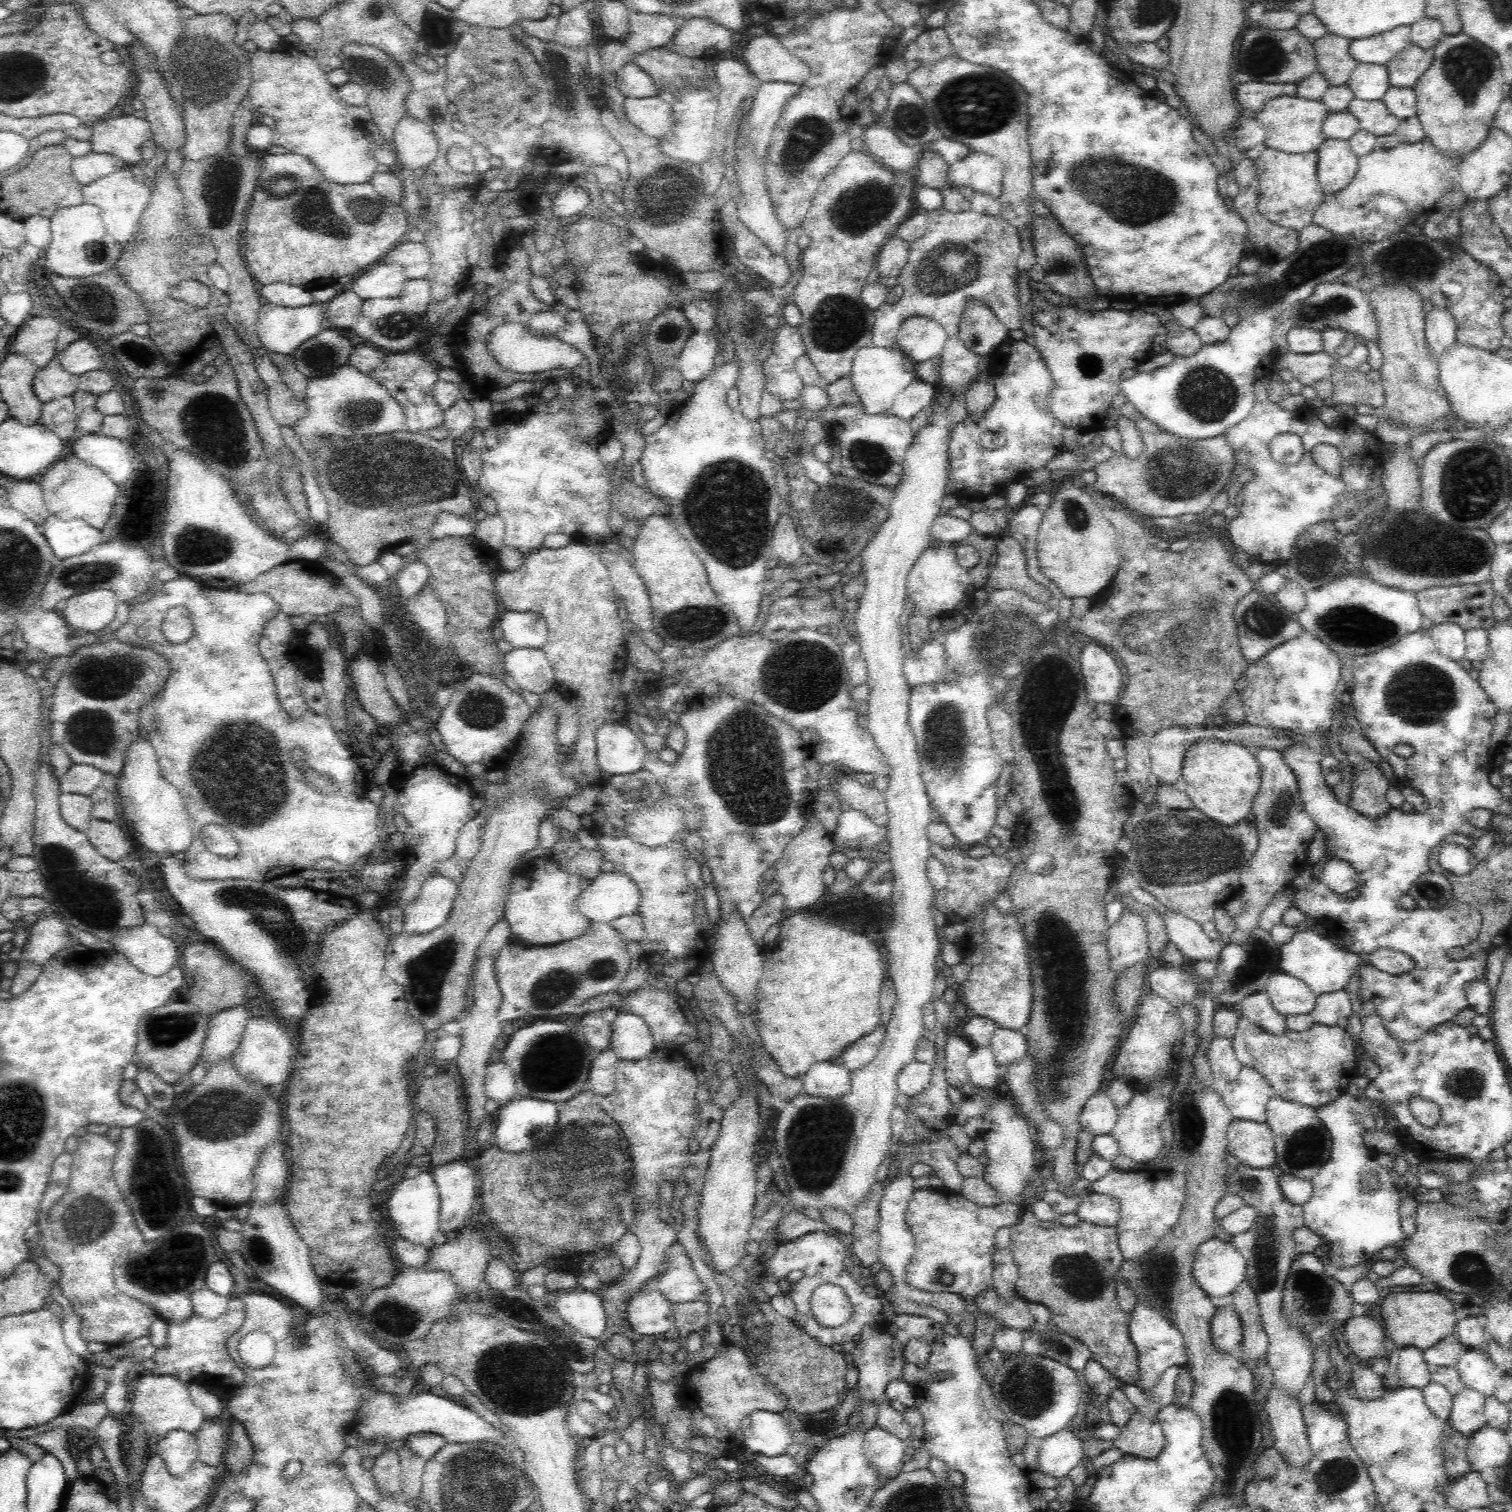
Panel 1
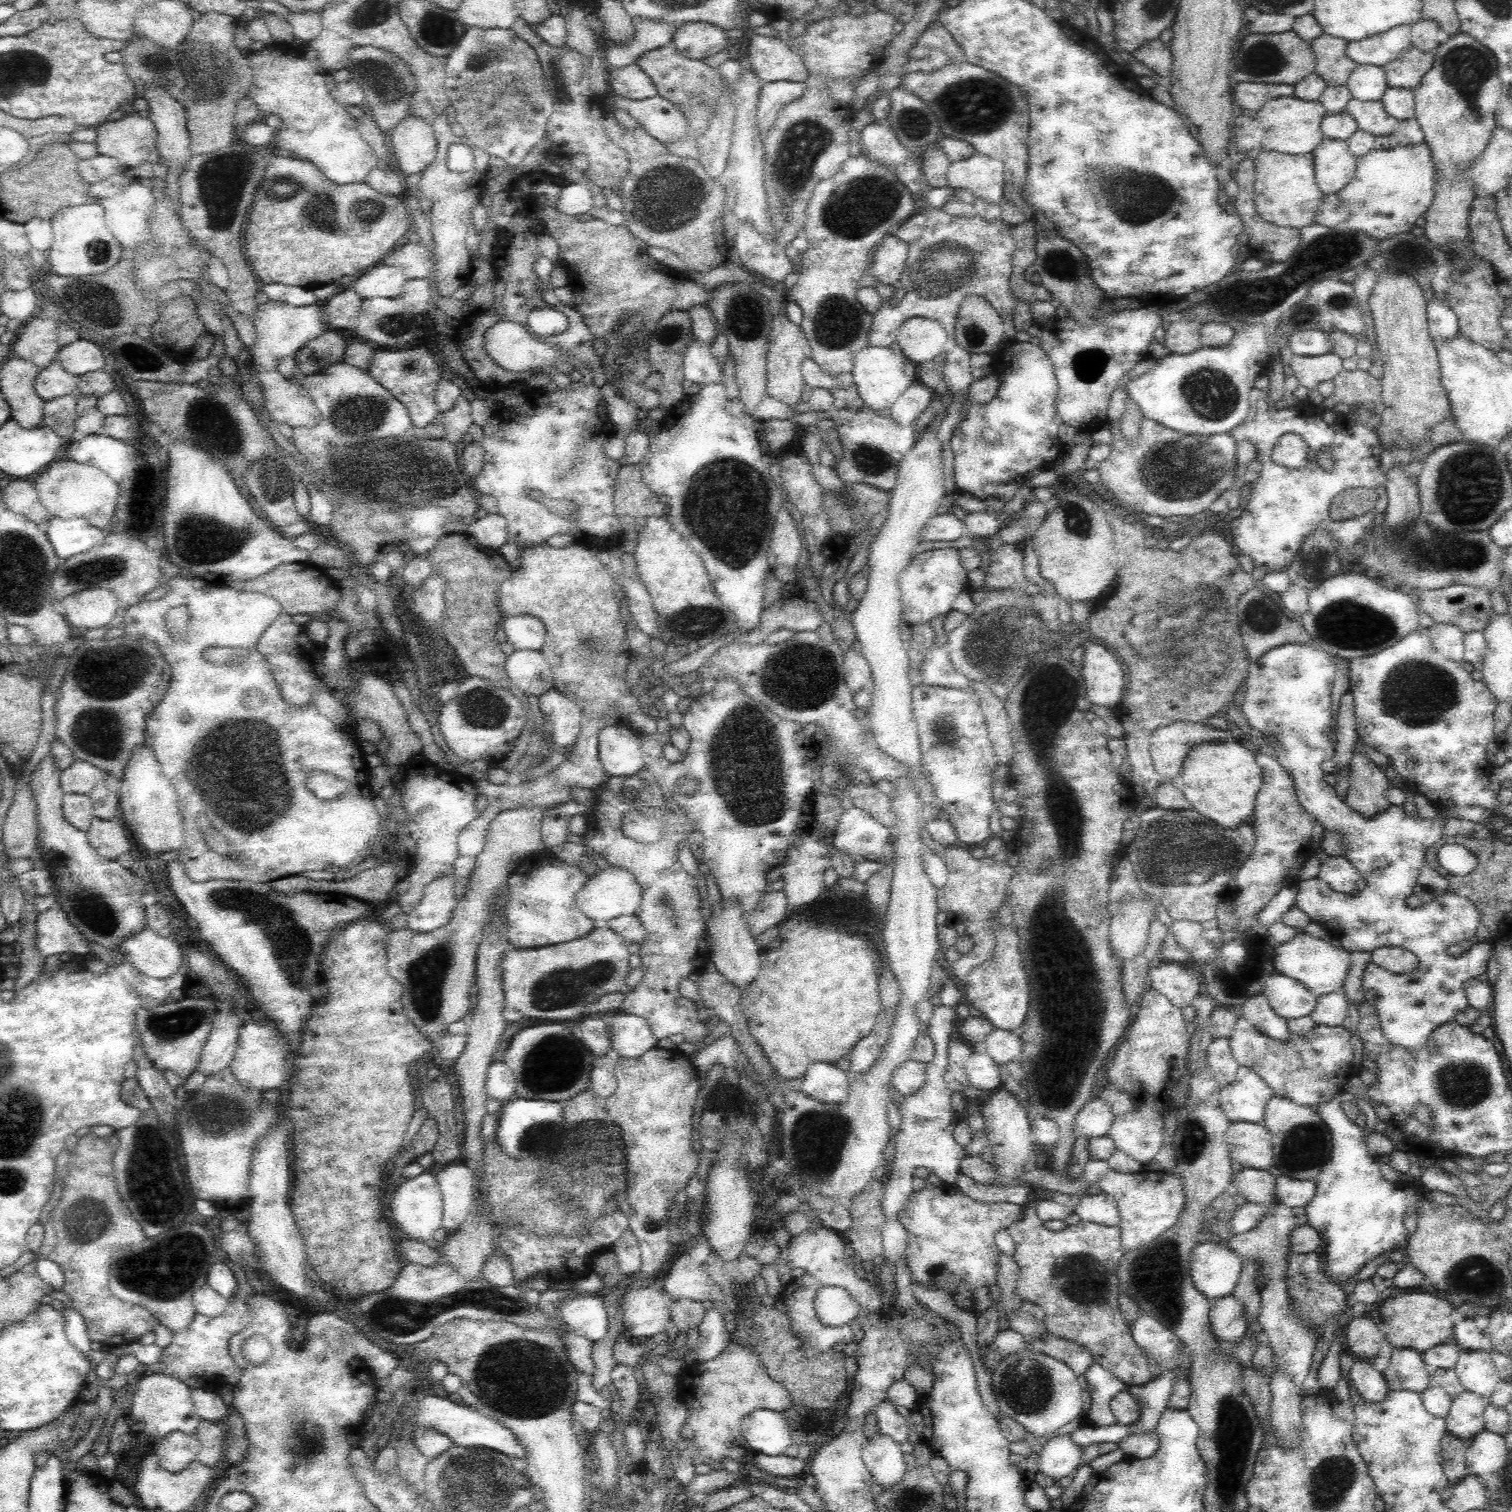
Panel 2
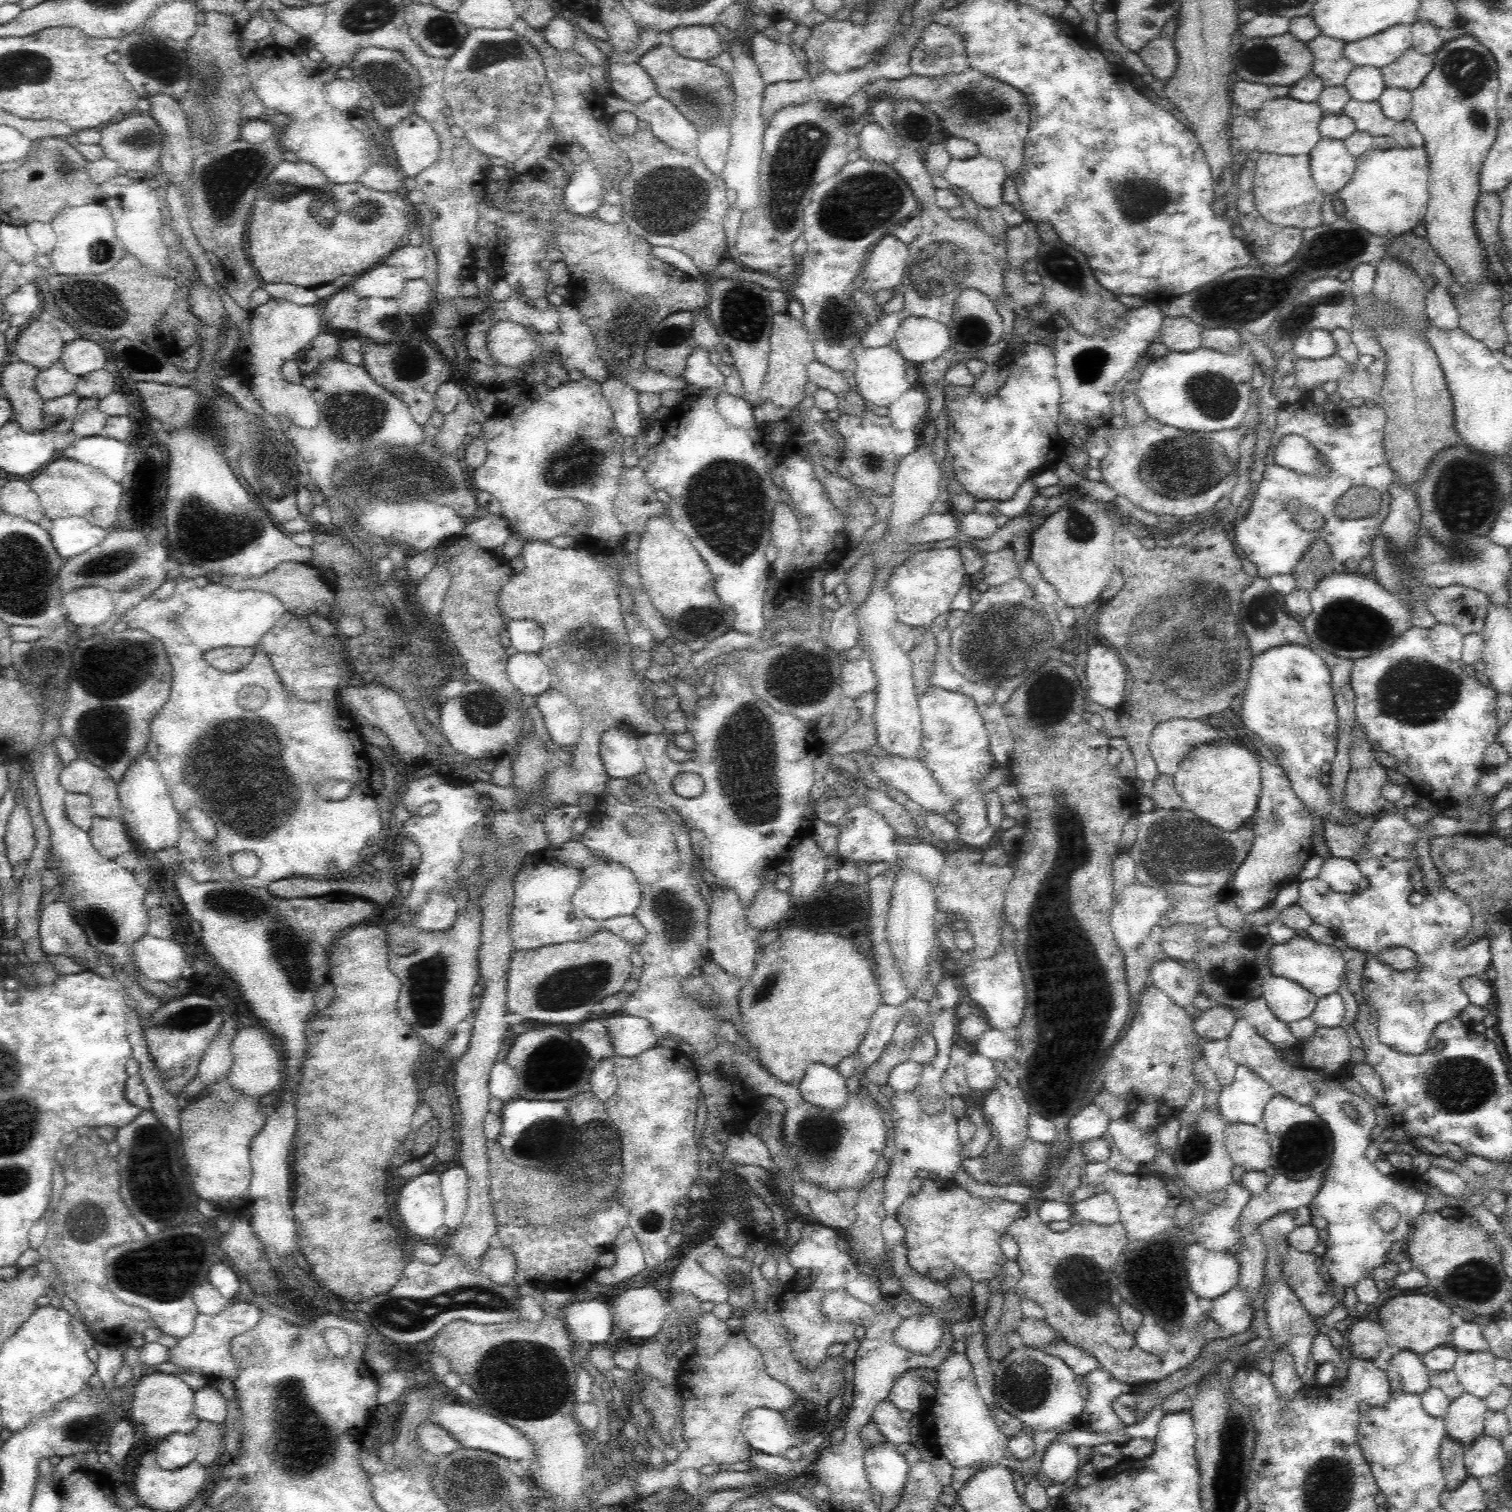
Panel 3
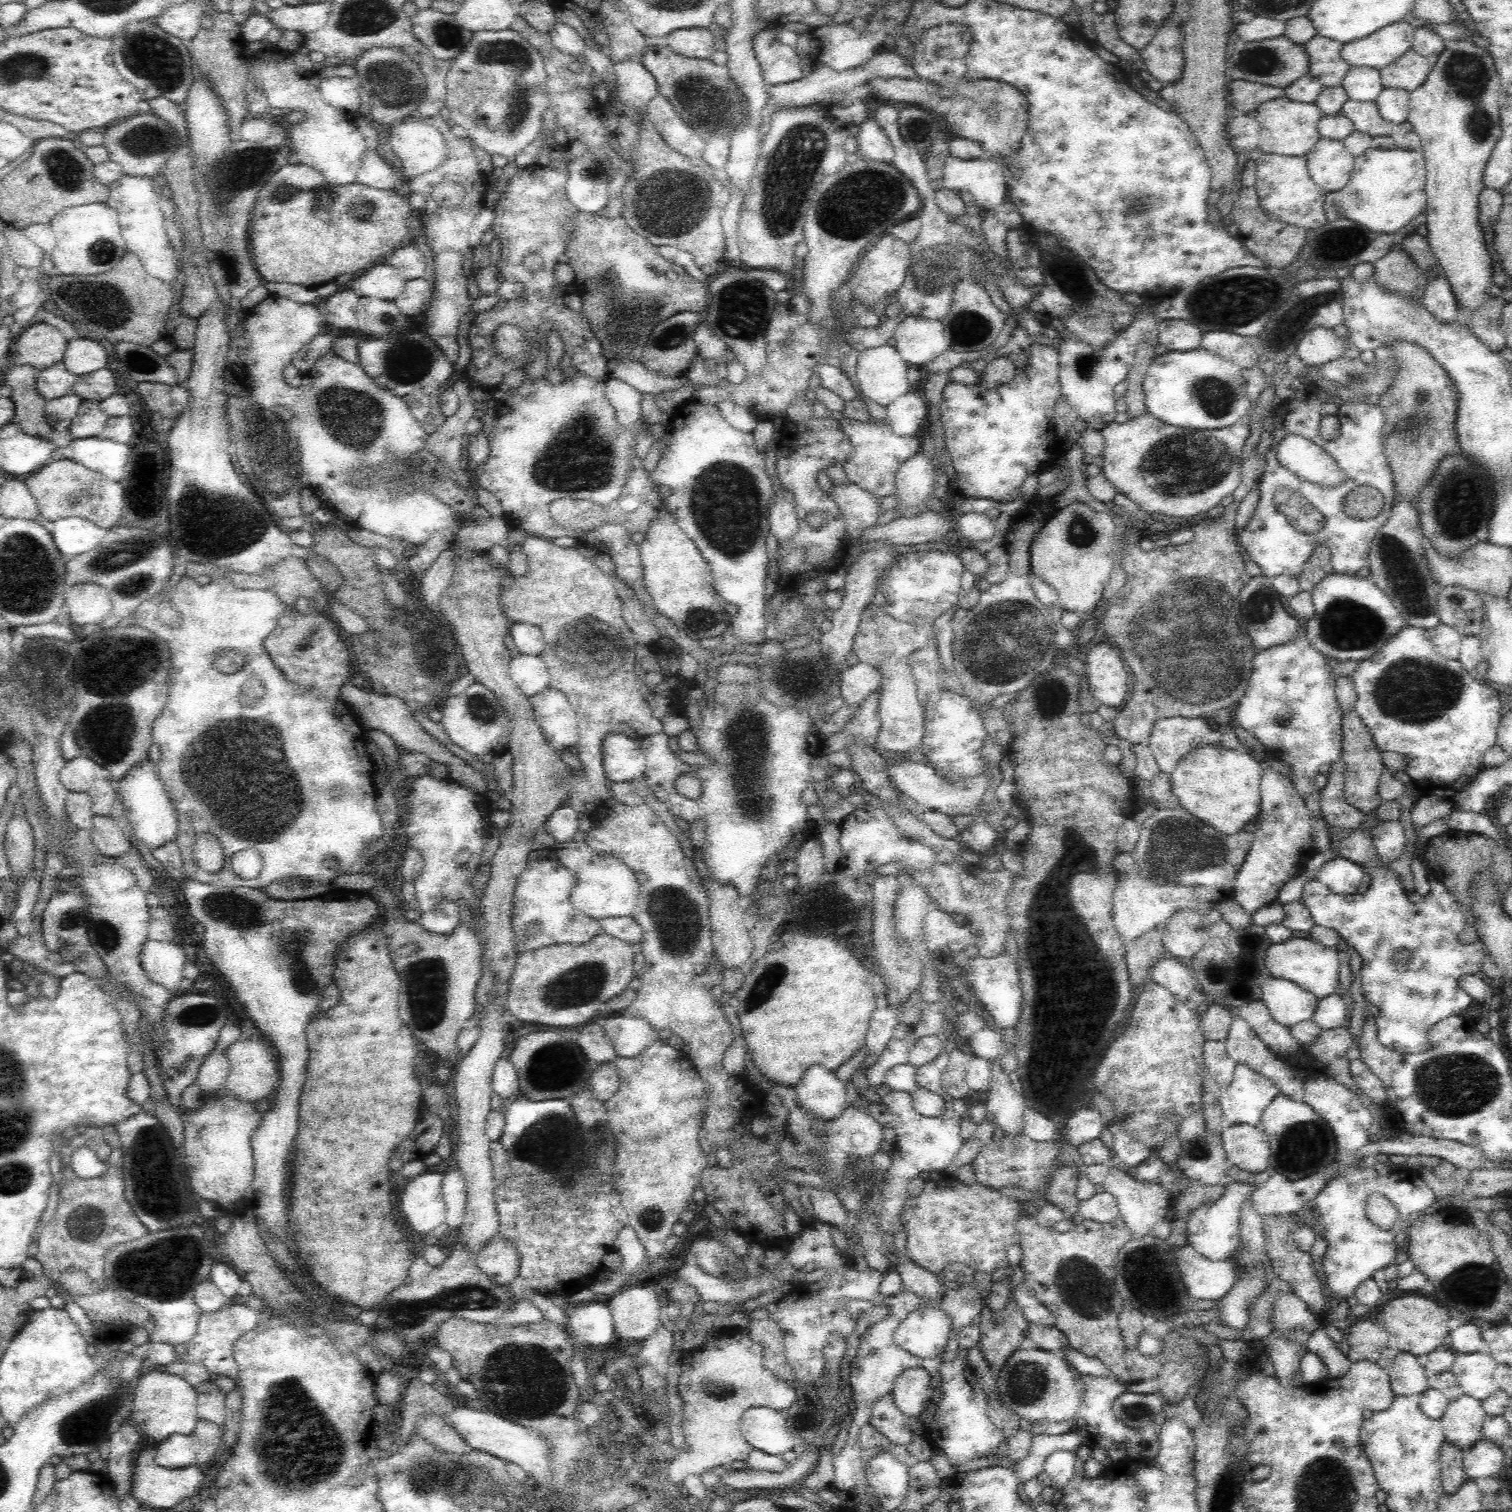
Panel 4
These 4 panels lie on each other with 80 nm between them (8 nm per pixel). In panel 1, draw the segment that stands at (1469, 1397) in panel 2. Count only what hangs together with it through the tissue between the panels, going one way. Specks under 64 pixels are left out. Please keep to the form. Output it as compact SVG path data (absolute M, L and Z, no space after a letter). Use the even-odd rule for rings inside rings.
M1465 1387L1453 1399L1453 1406L1449 1414L1449 1422L1462 1434L1472 1435L1485 1424L1483 1406L1485 1396L1477 1390Z

